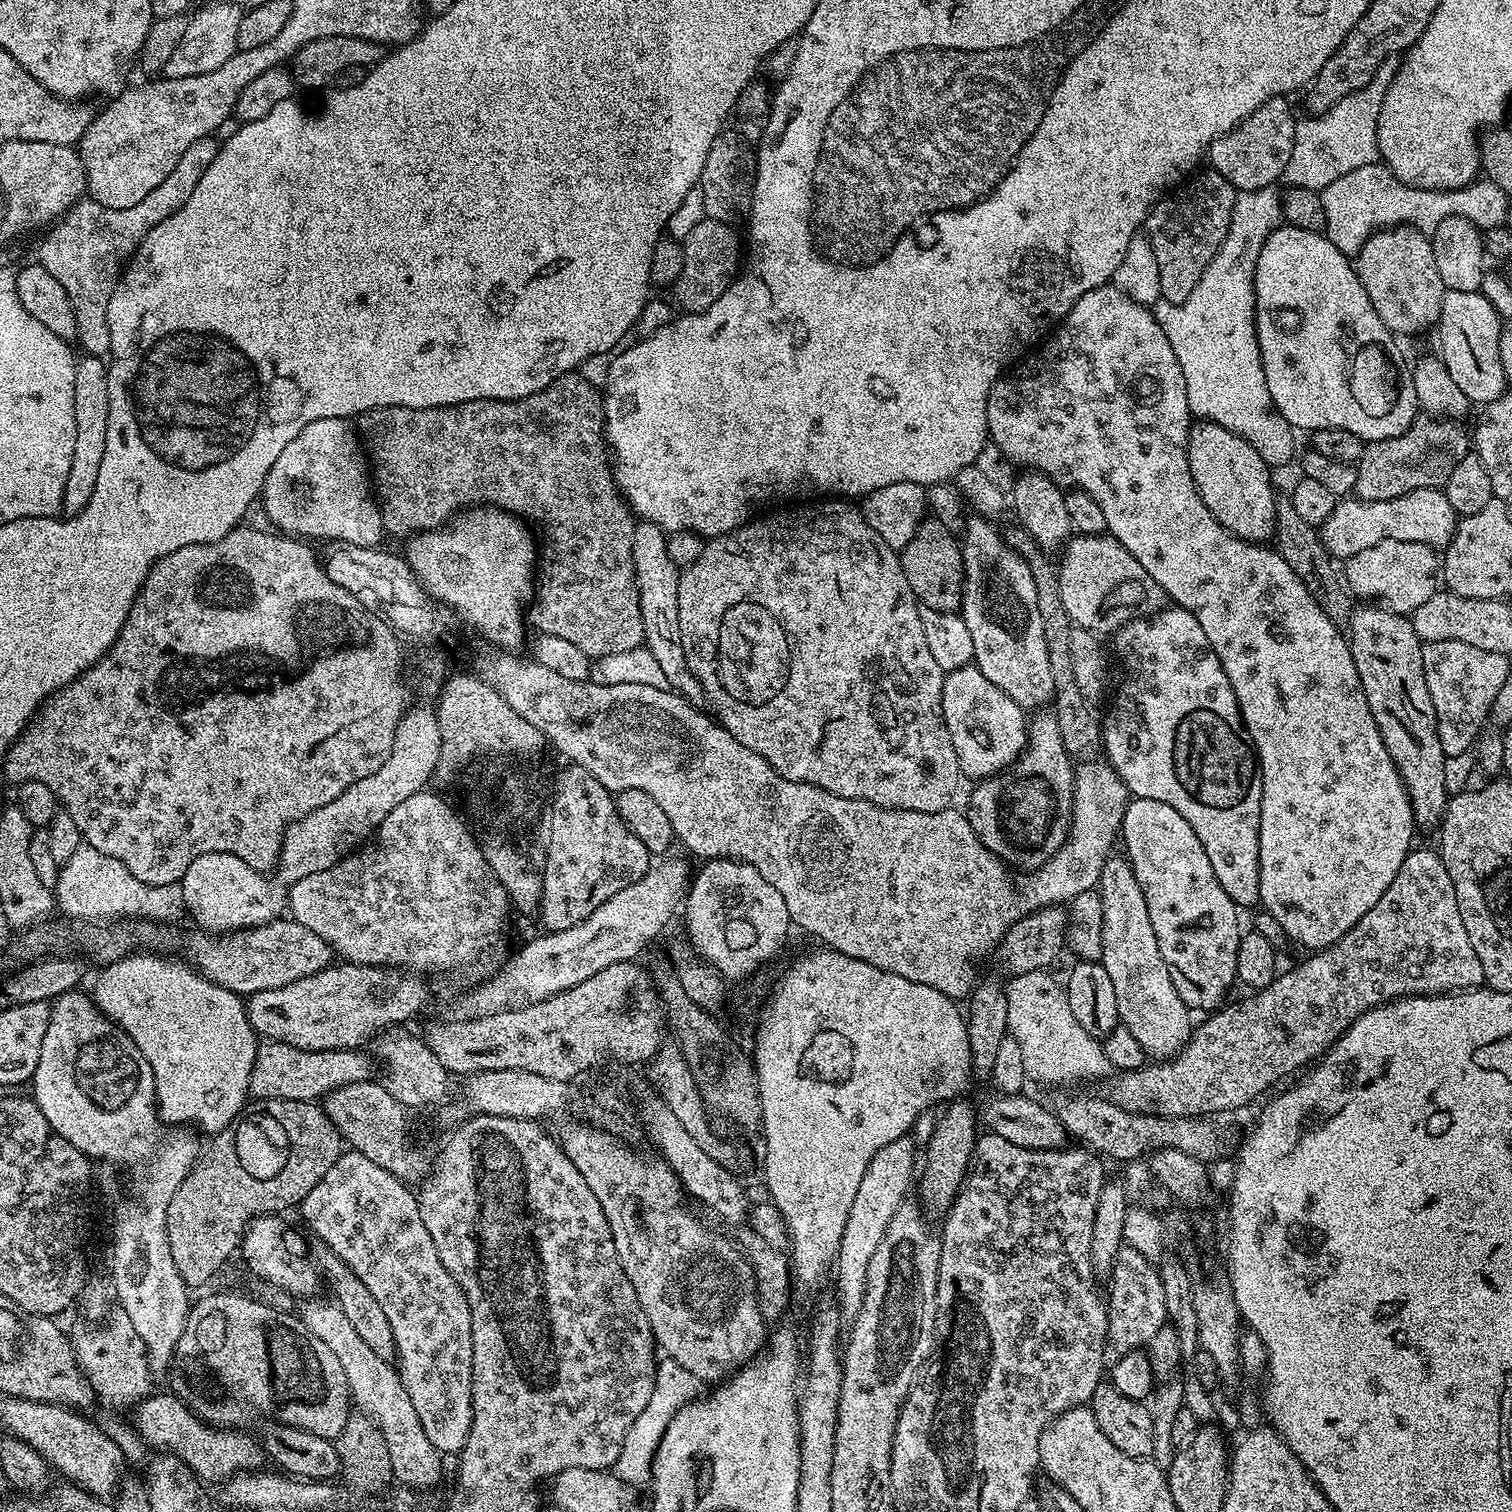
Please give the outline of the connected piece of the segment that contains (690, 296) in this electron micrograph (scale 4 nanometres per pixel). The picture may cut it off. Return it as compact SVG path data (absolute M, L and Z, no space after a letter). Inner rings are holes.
M705 219L690 230L683 240L684 261L682 262L682 274L676 279L674 293L675 303L684 307L688 314L704 312L732 285L732 281L738 275L738 269L742 264L742 240L736 237L737 229L731 224L723 224L717 220Z

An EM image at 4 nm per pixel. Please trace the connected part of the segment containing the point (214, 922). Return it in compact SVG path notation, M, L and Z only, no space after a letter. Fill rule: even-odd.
M229 852L200 854L190 862L180 883L187 915L212 934L227 934L241 928L256 928L283 919L289 911L289 883L260 873L248 862Z

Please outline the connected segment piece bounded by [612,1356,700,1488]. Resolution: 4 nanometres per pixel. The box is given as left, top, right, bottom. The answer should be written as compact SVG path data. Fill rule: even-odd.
M665 1356L657 1361L654 1392L645 1409L634 1420L634 1425L627 1431L622 1450L612 1467L613 1475L636 1488L640 1484L647 1485L651 1481L652 1464L657 1447L674 1416L699 1397L698 1387L700 1381L697 1377L691 1374L690 1370L679 1366L678 1362Z

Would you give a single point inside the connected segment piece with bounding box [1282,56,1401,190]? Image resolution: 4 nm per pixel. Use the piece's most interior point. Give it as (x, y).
(1330, 144)

